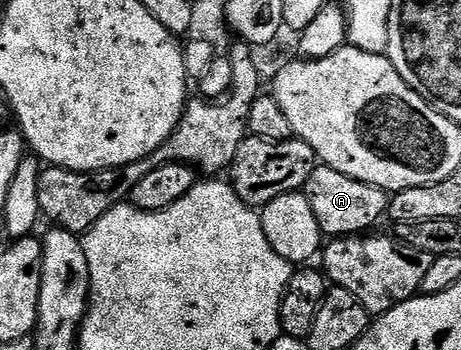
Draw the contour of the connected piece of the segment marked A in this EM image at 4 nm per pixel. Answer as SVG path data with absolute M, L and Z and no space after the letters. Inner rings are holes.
M322 164L311 171L311 179L307 179L303 192L307 203L311 203L311 211L315 211L315 220L319 222L322 234L329 239L368 234L372 230L369 228L381 216L384 218L388 214L391 200L386 190L351 179L351 175L343 175L343 171L335 171Z

